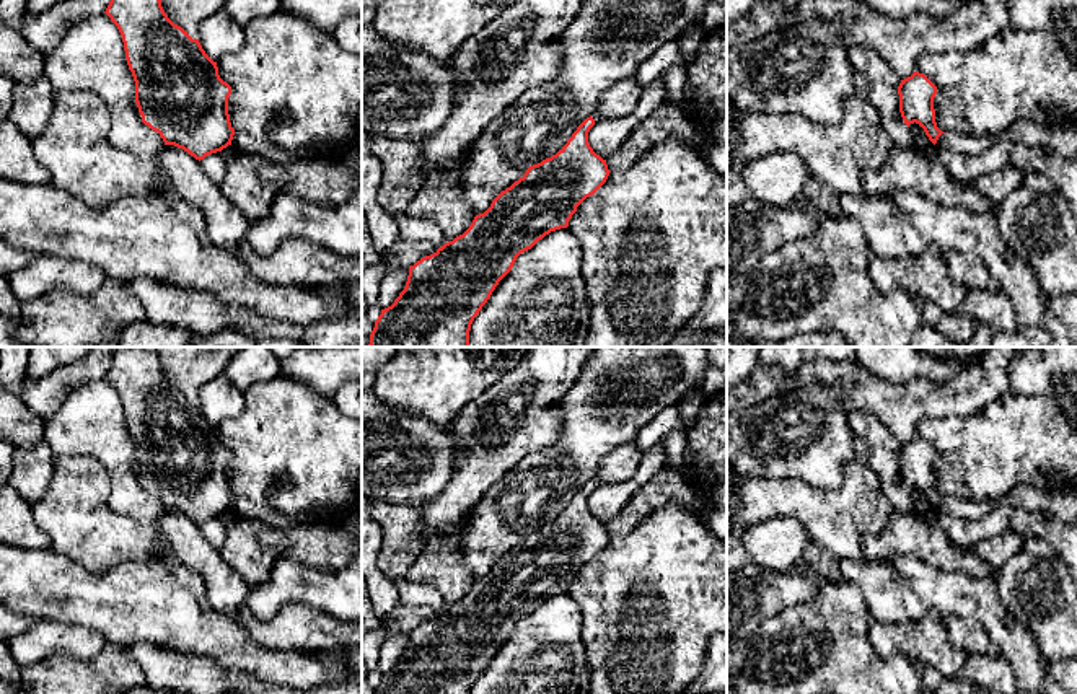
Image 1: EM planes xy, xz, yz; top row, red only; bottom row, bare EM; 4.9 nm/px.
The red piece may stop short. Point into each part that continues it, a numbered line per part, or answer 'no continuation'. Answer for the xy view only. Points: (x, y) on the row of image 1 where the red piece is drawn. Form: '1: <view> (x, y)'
no continuation

